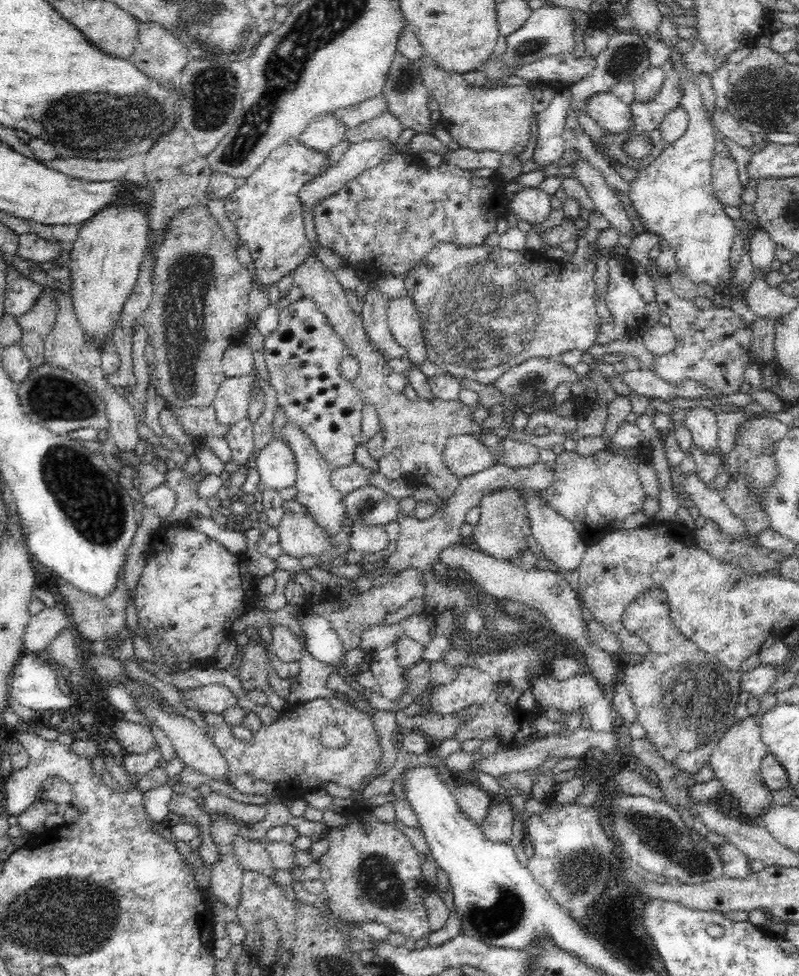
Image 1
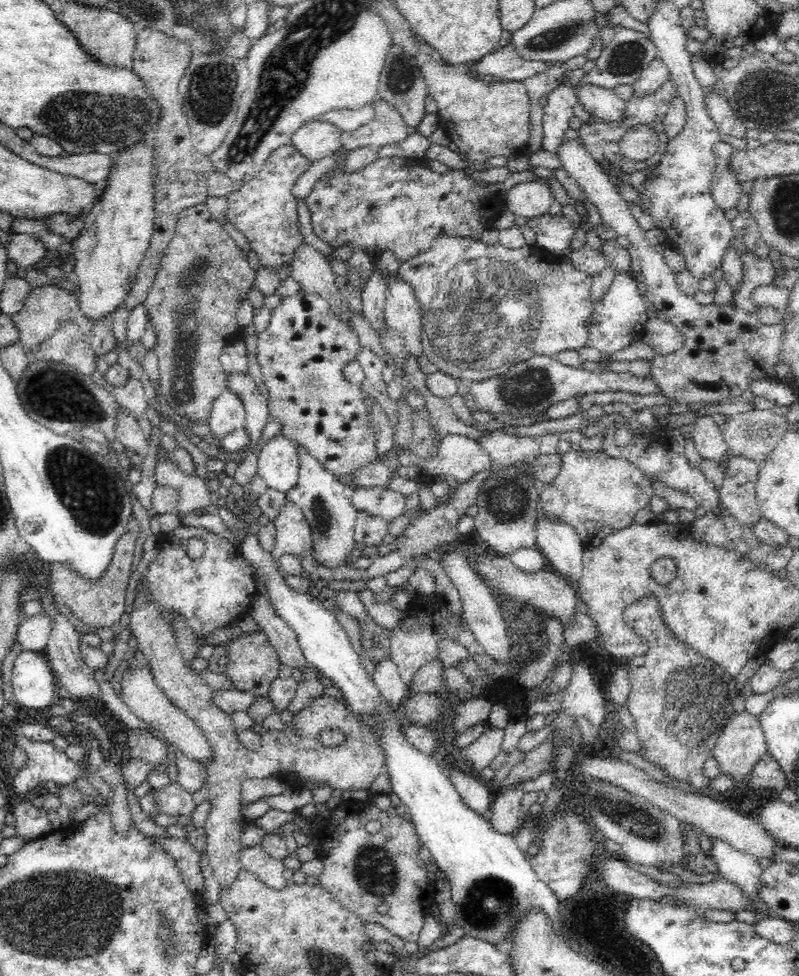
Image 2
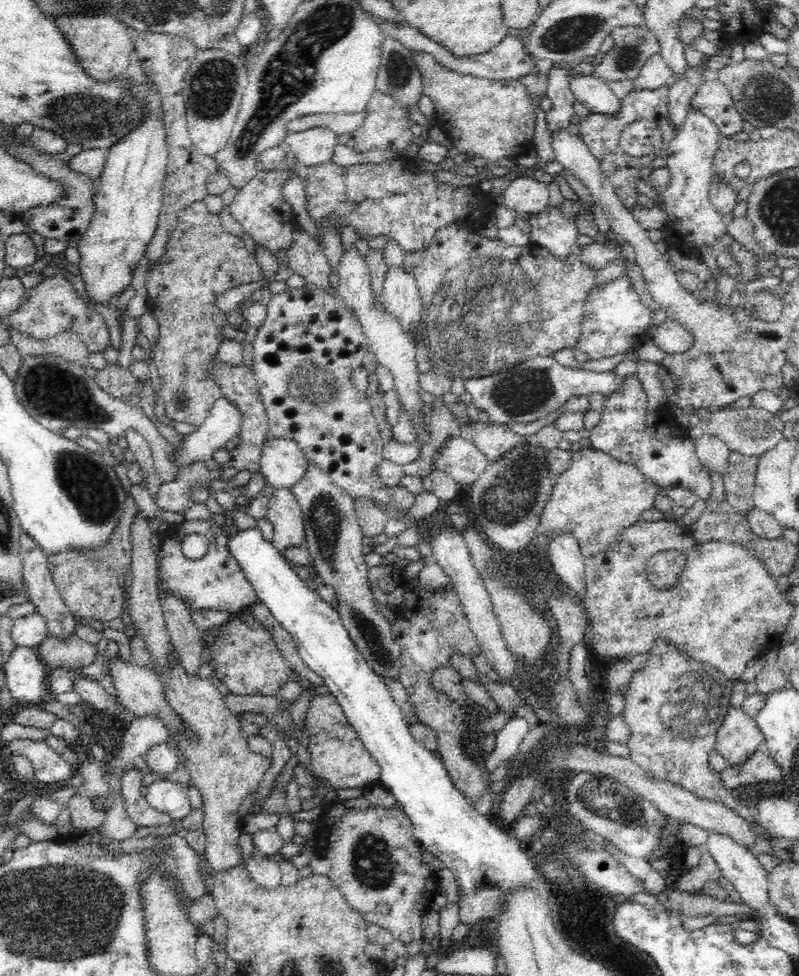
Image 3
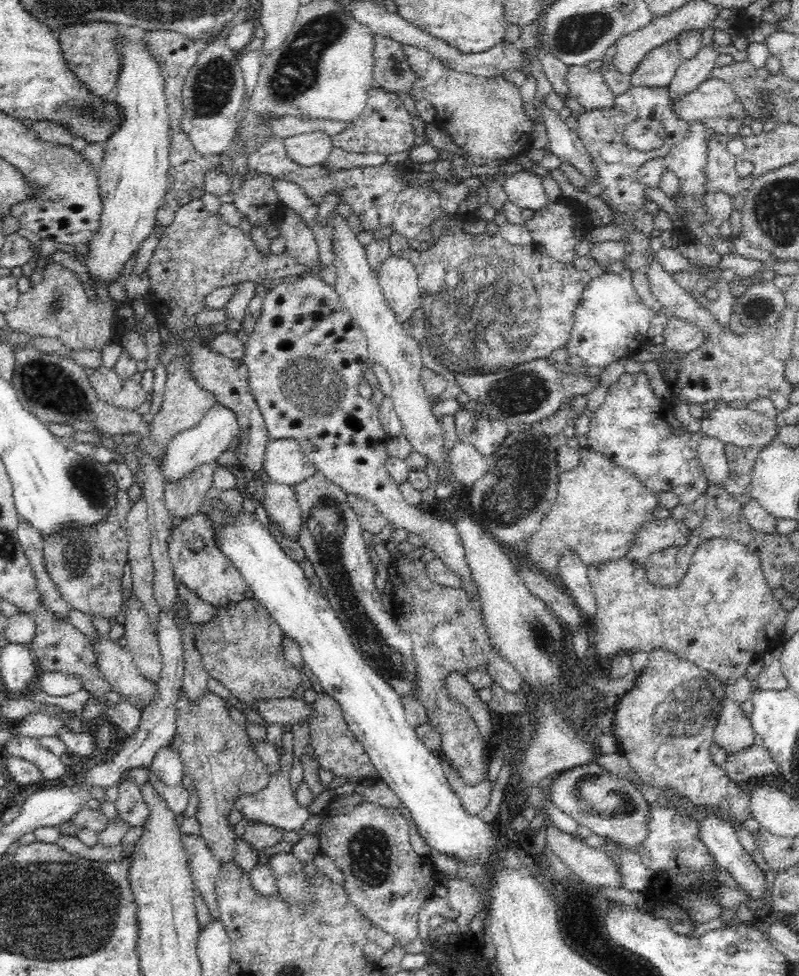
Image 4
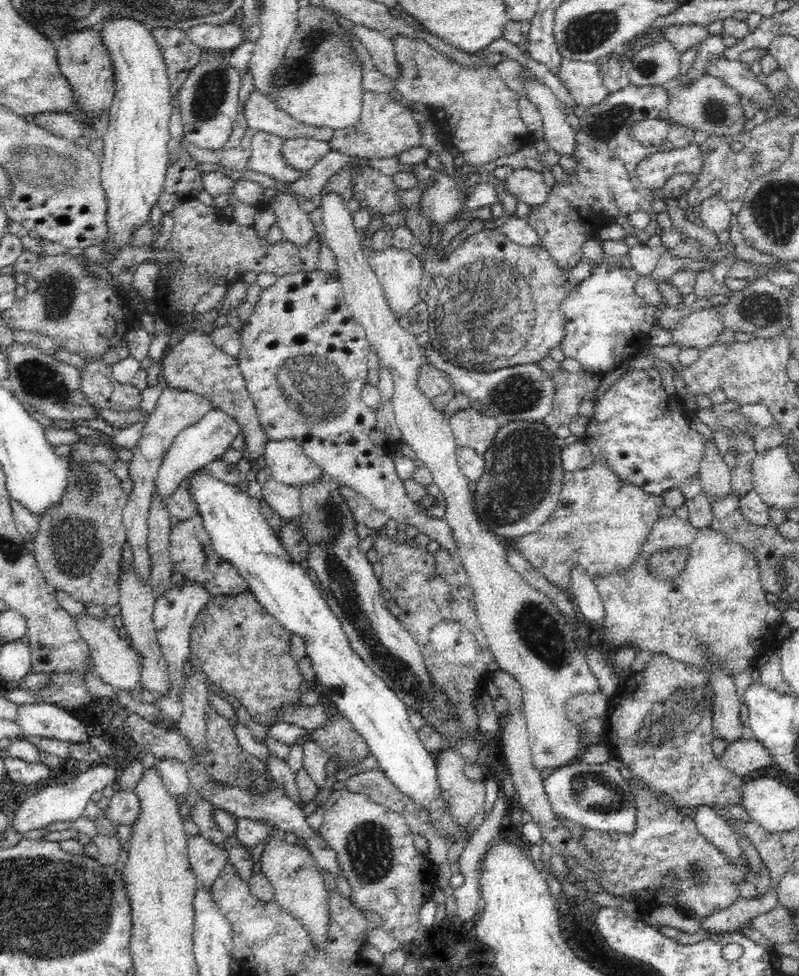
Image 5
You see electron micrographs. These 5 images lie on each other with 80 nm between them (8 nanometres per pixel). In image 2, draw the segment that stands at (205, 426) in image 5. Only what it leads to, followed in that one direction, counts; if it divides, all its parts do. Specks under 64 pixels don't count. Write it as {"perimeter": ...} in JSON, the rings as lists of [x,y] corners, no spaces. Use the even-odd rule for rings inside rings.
{"perimeter":[[[226,388],[218,395],[218,398],[214,399],[207,425],[212,434],[222,441],[226,434],[243,426],[245,416],[246,411],[240,397]]]}

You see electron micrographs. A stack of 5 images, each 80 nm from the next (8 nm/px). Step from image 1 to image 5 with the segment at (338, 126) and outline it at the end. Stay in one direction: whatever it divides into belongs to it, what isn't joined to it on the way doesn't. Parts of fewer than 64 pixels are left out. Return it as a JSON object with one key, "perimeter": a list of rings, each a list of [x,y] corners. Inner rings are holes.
{"perimeter":[[[296,138],[286,139],[281,153],[288,166],[303,173],[310,170],[319,160],[322,160],[322,157],[330,150],[326,140]]]}

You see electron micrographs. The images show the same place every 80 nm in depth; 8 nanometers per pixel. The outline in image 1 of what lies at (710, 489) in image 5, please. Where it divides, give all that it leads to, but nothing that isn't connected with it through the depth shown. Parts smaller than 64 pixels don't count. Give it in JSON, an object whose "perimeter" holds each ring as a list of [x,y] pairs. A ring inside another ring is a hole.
{"perimeter":[[[706,407],[685,410],[684,425],[690,429],[693,444],[704,454],[720,454],[716,416]]]}

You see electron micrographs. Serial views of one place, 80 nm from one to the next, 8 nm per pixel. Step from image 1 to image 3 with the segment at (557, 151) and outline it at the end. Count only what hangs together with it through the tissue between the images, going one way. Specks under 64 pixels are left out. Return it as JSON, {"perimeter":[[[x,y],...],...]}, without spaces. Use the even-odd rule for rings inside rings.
{"perimeter":[[[551,67],[547,74],[547,96],[552,101],[553,107],[546,112],[546,119],[552,137],[552,134],[556,134],[558,130],[566,130],[571,124],[571,117],[575,115],[574,103],[576,100],[569,84],[571,68]]]}

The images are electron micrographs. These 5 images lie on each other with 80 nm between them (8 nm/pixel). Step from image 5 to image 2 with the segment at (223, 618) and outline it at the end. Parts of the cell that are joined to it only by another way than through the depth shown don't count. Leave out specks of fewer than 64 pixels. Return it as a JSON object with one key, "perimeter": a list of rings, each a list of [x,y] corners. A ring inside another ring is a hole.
{"perimeter":[[[262,630],[244,633],[235,639],[228,640],[226,656],[228,656],[228,666],[223,673],[234,683],[233,688],[264,697],[268,695],[272,682],[279,678],[279,668],[283,664],[276,649]]]}

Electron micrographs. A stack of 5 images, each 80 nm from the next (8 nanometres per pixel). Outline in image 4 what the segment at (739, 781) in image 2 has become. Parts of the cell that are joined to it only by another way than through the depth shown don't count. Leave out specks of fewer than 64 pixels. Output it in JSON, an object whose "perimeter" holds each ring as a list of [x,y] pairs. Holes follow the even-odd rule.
{"perimeter":[[[730,691],[724,694],[724,699],[721,700],[713,742],[730,755],[759,742],[749,717],[743,713],[741,704],[732,699]]]}

